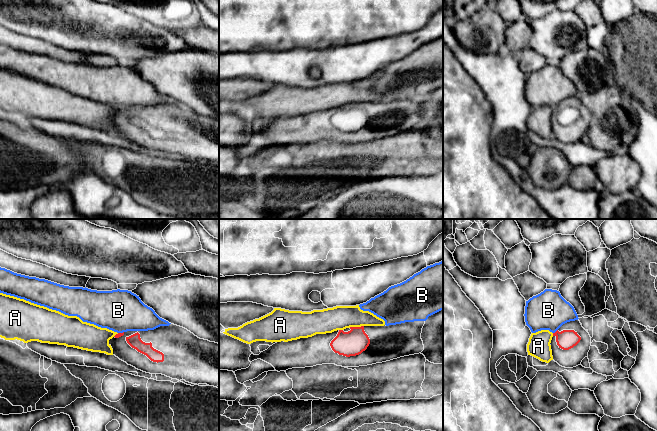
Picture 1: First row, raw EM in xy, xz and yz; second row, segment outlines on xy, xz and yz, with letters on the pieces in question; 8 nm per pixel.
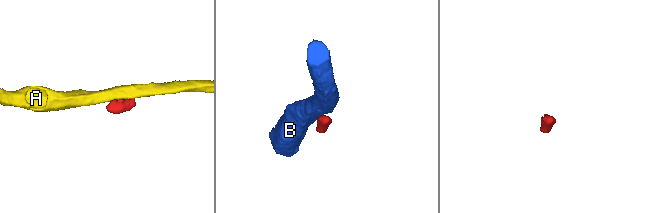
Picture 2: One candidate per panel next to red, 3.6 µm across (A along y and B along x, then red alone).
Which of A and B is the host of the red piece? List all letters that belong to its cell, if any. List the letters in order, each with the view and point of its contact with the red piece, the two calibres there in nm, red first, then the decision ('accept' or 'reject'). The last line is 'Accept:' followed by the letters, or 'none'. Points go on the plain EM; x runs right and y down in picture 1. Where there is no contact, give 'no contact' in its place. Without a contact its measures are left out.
A: xz (356, 103) | 200/190 nm | reject
B: yz (556, 107) | 160/300 nm | reject
Accept: none

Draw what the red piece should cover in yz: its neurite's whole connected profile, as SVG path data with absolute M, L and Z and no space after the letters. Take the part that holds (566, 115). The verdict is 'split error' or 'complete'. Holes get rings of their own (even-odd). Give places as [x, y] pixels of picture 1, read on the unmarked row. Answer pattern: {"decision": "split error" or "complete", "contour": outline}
{"decision": "split error", "contour": "M578 95L563 100L553 109L550 121L553 136L562 143L573 144L588 133L591 113Z"}

